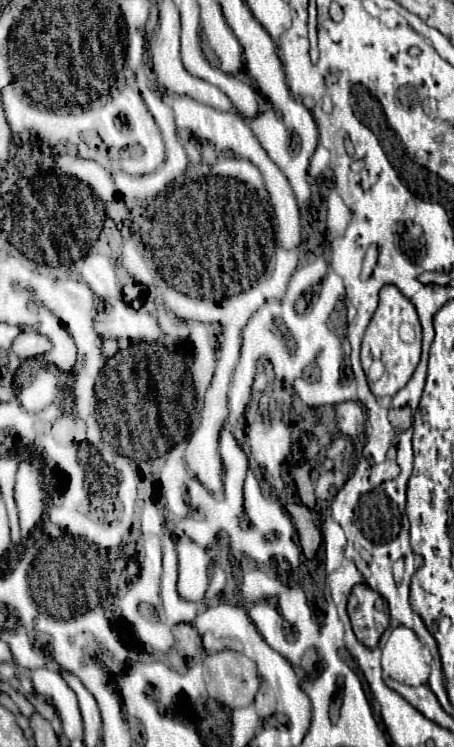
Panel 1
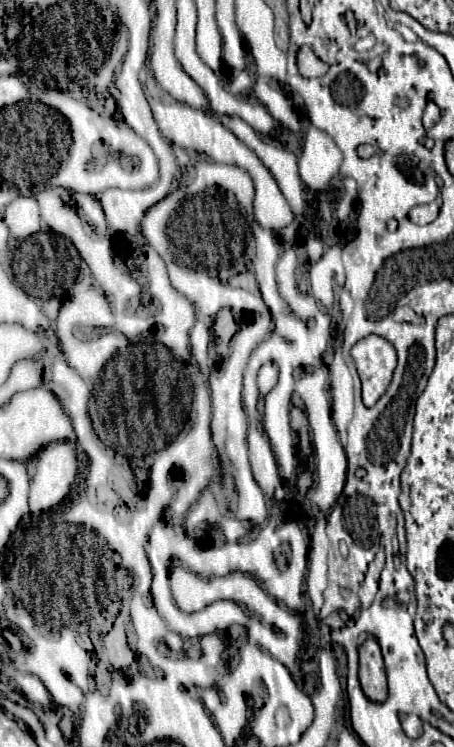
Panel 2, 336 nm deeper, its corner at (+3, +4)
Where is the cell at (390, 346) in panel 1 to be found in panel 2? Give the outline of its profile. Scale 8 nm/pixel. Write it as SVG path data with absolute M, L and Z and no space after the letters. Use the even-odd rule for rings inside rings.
M367 335L353 345L351 357L363 383L363 403L371 407L391 383L397 367L397 351L385 337Z

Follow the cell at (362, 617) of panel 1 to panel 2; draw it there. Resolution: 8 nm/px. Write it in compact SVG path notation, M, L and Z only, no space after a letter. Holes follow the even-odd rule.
M369 637L359 647L359 681L365 695L373 701L387 699L387 677L383 667L383 655L375 637Z

